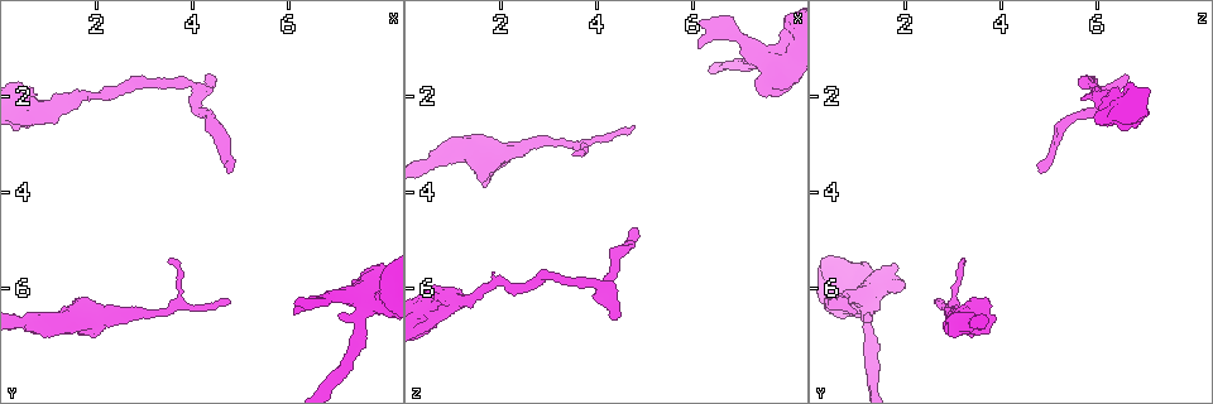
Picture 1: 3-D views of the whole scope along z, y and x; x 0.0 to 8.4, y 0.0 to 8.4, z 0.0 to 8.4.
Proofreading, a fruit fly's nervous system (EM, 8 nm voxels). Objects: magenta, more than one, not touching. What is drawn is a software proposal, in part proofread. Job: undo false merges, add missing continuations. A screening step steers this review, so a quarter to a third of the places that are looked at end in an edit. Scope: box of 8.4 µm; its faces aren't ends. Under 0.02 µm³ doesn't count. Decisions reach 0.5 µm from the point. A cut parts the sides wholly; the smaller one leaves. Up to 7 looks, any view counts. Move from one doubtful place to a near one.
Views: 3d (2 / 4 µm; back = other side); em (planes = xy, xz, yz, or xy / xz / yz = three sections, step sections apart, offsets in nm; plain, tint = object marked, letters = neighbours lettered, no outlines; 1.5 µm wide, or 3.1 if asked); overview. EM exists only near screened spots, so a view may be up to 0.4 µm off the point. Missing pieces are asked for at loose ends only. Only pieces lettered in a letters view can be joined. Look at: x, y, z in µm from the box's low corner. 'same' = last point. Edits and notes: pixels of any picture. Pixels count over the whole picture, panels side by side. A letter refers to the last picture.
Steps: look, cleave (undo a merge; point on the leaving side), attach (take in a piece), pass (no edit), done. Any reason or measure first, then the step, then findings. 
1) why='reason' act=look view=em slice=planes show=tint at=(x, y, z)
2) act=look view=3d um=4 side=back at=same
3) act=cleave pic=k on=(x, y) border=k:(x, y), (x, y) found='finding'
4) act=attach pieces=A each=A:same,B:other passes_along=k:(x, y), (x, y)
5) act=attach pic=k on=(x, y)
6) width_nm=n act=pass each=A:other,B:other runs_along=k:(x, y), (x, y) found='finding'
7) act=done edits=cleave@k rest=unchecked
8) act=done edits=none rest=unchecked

why='end of a long branch' act=look view=em slice=yz step=8 show=letters at=(4.75, 3.55, 4.75)

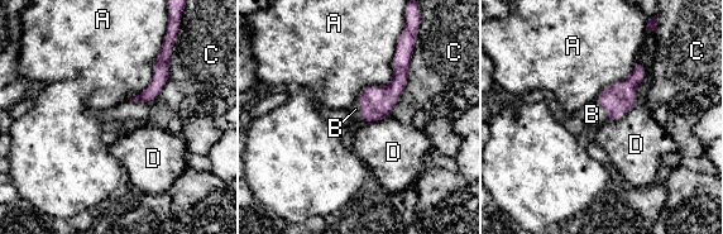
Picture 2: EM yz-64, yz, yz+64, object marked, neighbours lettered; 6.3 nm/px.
width_nm=190 act=attach pieces=B each=A:other,B:same,C:other,D:other passes_along=2:(618, 99), (604, 109), (592, 114) found='it goes on there'

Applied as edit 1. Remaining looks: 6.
act=look view=overview

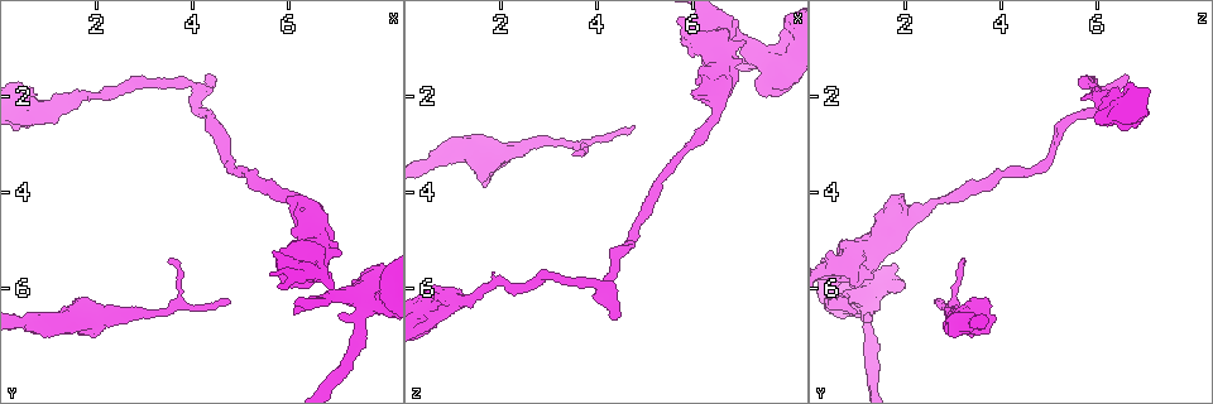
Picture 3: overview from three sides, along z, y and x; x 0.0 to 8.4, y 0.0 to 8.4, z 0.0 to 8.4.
why='free end' act=look view=em slice=planes show=tint at=(4.80, 6.30, 2.60)

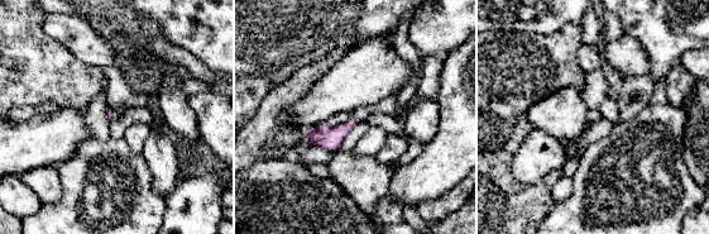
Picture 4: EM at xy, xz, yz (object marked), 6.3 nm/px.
act=look view=em slice=planes show=letters at=same

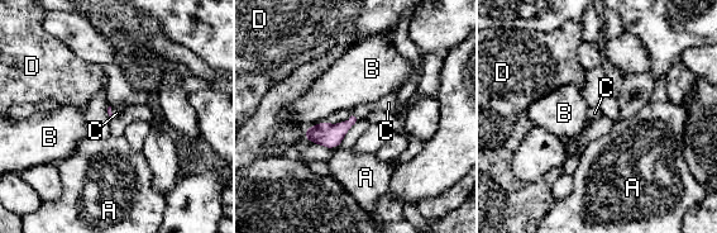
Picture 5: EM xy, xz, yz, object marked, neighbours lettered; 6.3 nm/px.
act=attach pieces=C each=A:other,B:other,C:same,D:other passes_along=5:(330, 136), (354, 117), (388, 103) found='it goes on there'

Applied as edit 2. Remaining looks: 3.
act=done edits=attach@2,attach@5 rest=unchecked

